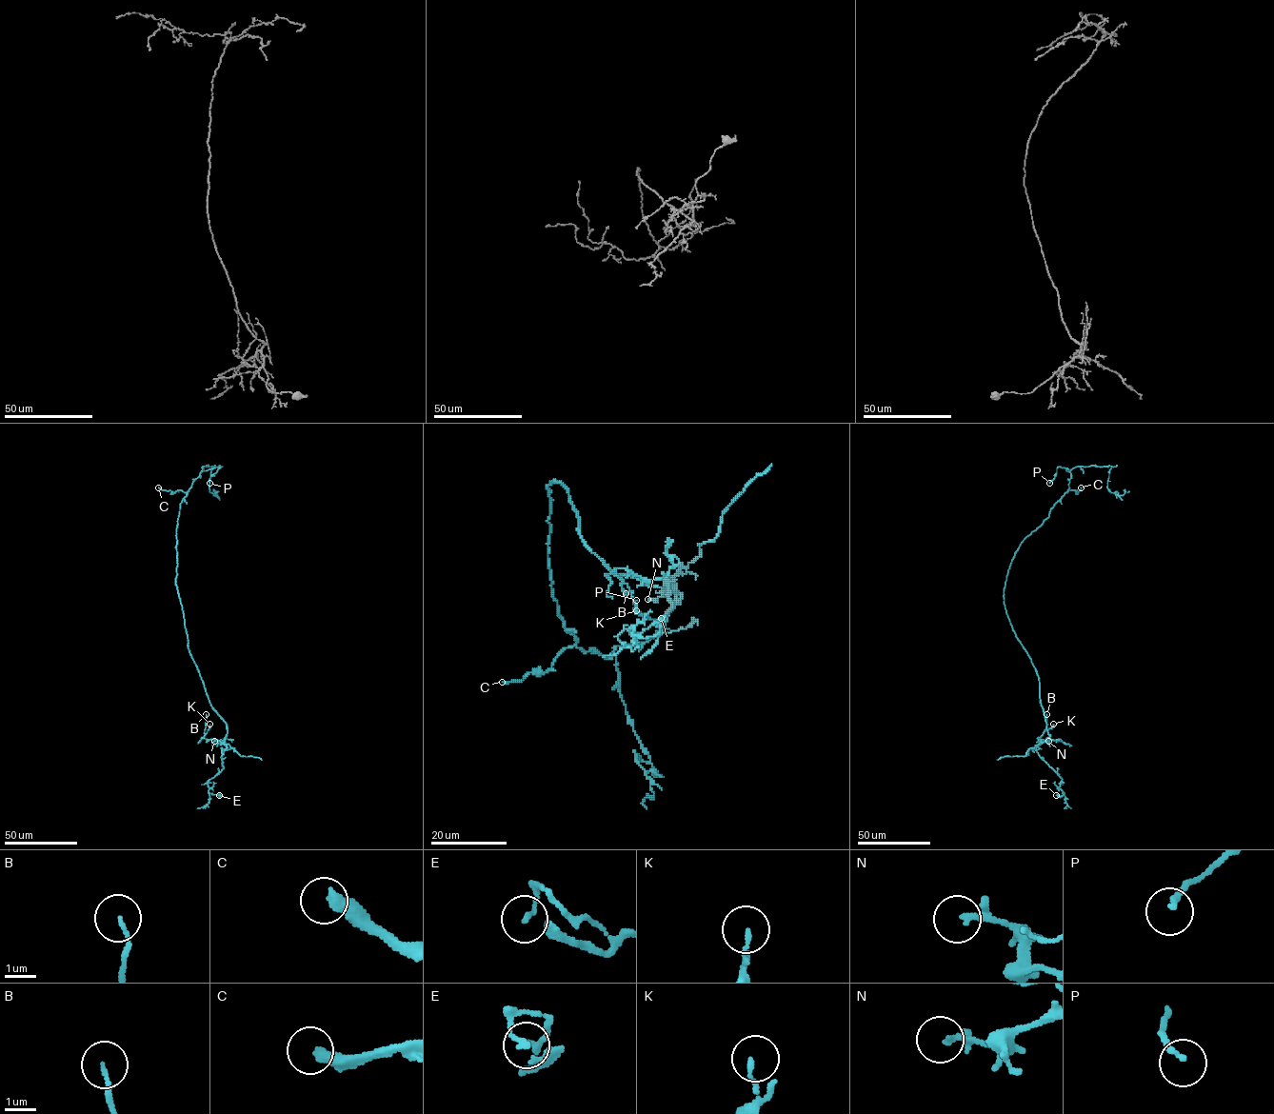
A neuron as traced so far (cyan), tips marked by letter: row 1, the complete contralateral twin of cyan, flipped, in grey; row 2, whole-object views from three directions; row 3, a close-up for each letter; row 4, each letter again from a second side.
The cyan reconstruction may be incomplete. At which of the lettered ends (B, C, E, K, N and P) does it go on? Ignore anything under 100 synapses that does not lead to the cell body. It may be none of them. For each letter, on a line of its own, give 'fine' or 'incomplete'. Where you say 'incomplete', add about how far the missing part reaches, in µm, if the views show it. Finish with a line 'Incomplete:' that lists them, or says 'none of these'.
B: fine
C: incomplete; missing 70 µm
E: fine
K: fine
N: fine
P: fine
Incomplete: C

